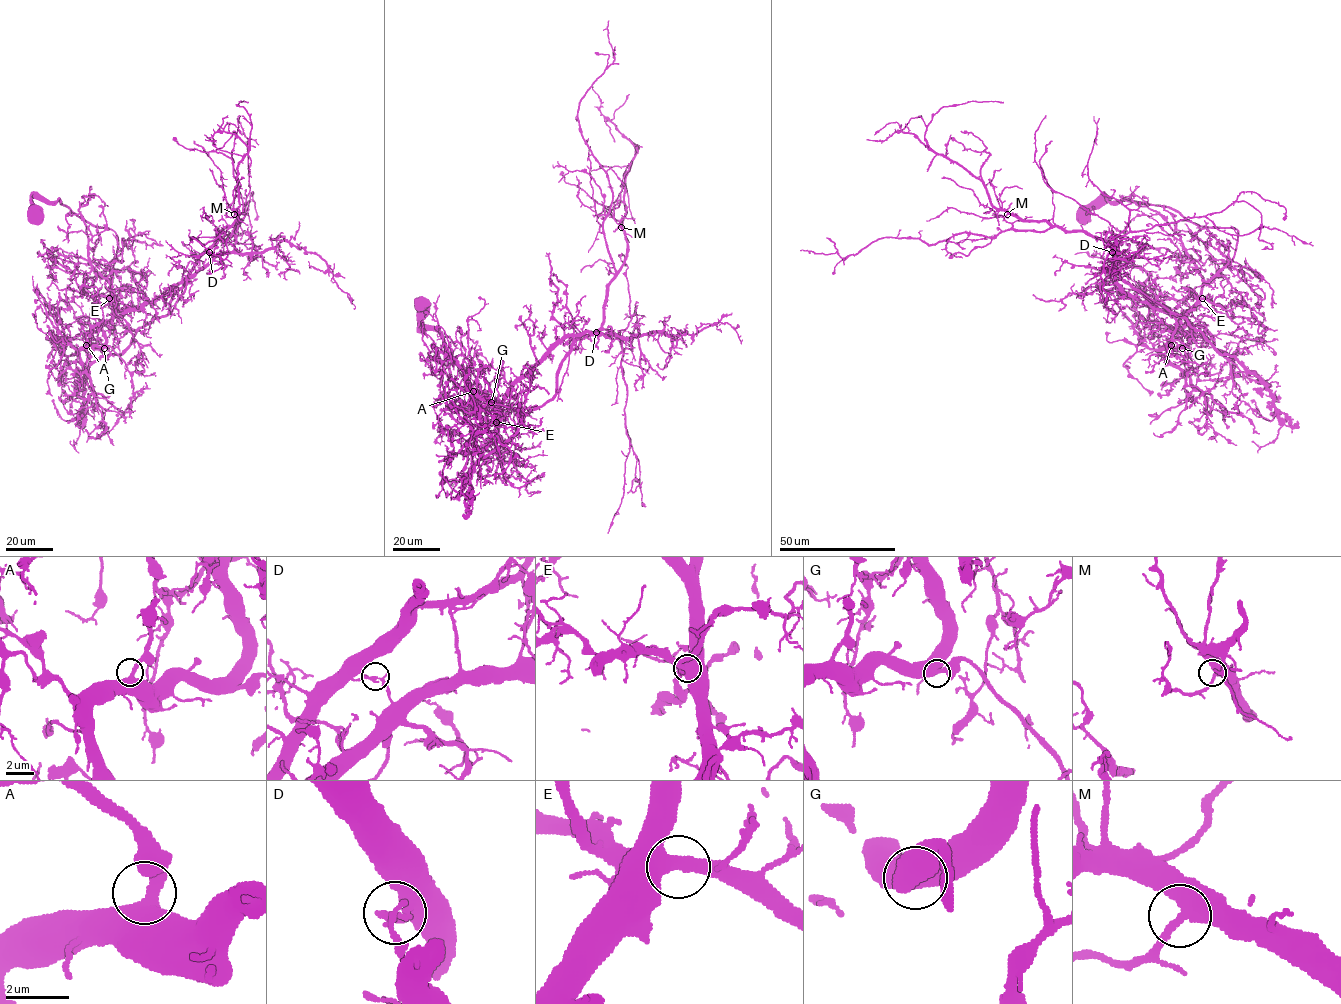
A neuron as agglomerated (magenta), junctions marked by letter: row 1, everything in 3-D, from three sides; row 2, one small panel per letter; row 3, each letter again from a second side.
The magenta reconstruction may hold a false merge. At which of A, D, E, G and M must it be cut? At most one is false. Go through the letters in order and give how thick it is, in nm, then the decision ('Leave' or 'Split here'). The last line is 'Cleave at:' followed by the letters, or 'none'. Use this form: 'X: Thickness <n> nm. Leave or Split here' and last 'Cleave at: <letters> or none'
A: Thickness 480 nm. Leave
D: Thickness 180 nm. Split here
E: Thickness 500 nm. Leave
G: Thickness 480 nm. Leave
M: Thickness 440 nm. Leave
Cleave at: D

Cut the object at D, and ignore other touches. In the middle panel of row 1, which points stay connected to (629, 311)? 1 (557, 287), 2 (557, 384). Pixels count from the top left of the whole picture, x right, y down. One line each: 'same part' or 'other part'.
1: other part
2: same part

